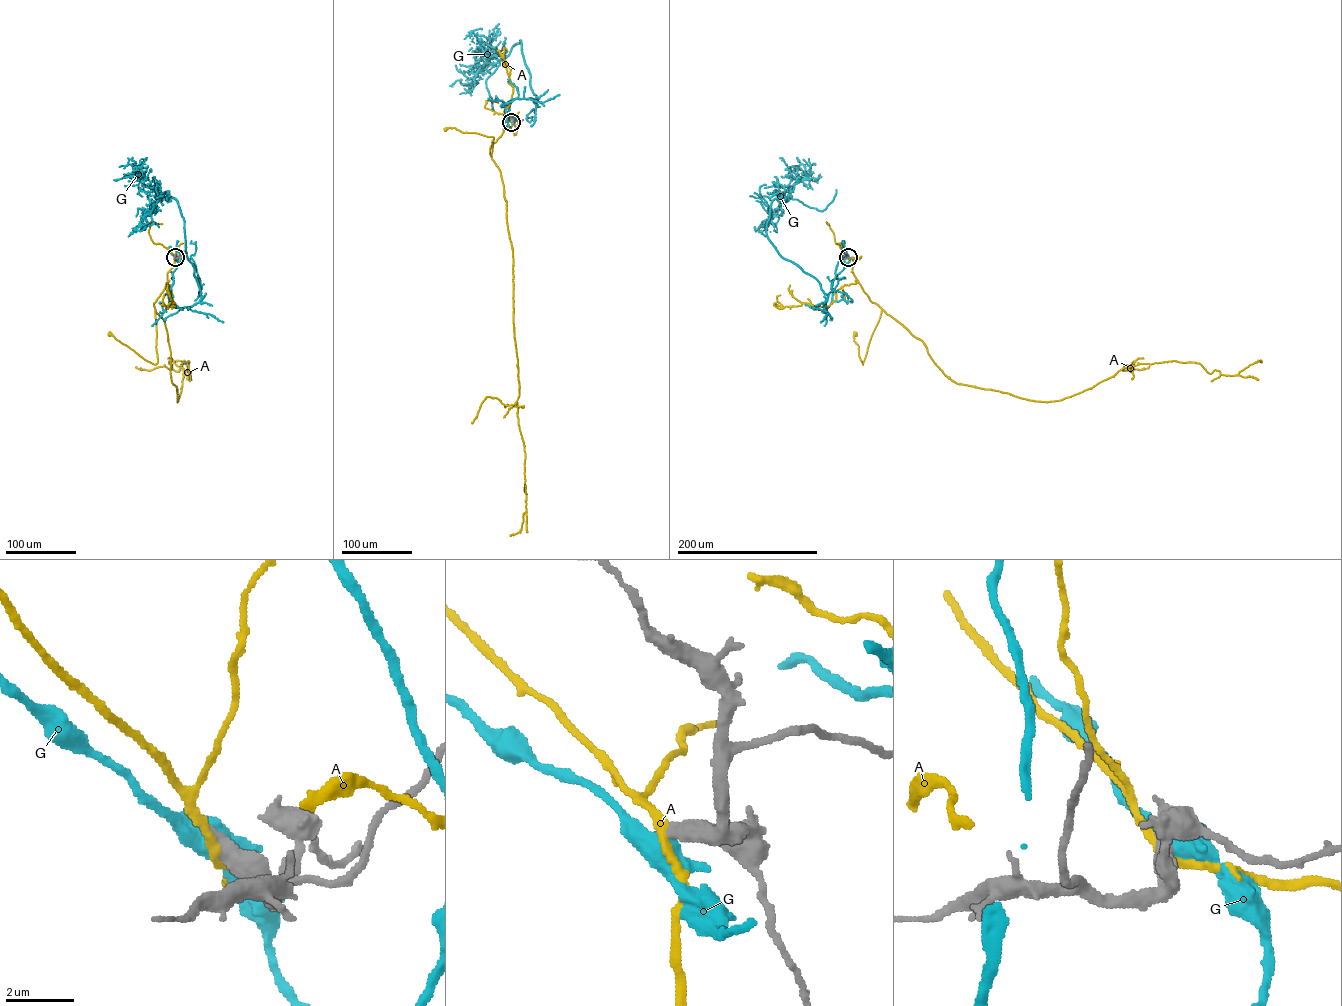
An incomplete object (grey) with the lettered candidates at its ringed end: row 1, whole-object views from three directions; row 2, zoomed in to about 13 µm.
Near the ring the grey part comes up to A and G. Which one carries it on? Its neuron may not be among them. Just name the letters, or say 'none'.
none

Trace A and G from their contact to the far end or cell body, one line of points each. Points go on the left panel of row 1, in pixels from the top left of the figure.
A: (175, 257), (167, 273), (165, 286), (154, 303), (157, 363), (145, 360), (109, 334)
G: (176, 257), (169, 301), (189, 307), (201, 291), (178, 202), (133, 173), (116, 181)

